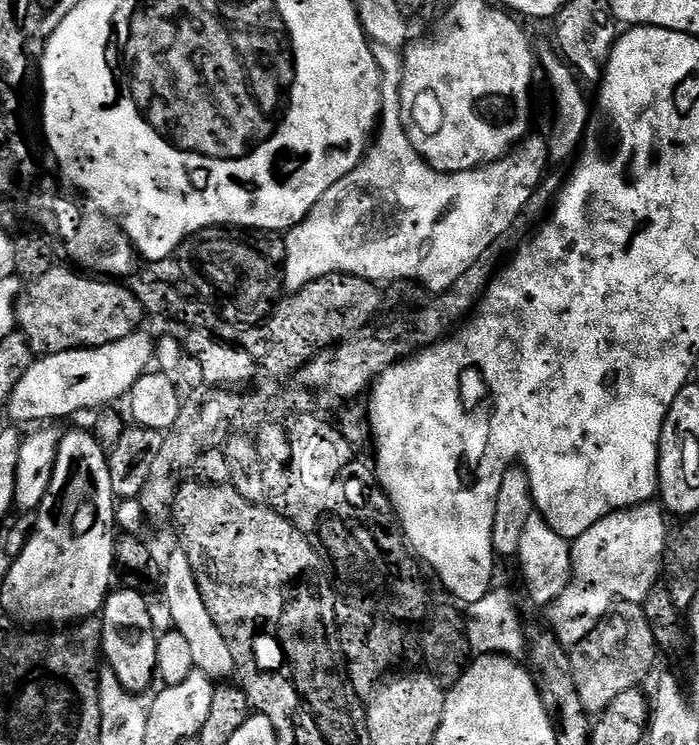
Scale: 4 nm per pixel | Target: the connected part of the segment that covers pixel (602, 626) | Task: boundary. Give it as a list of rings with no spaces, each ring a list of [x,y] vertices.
[[[617,600],[597,622],[594,630],[590,630],[590,634],[586,634],[586,638],[571,649],[570,655],[574,686],[578,686],[578,698],[582,698],[584,711],[599,714],[610,706],[610,702],[614,702],[614,698],[618,698],[618,694],[626,694],[626,690],[643,685],[643,680],[656,664],[658,647],[643,607]]]

